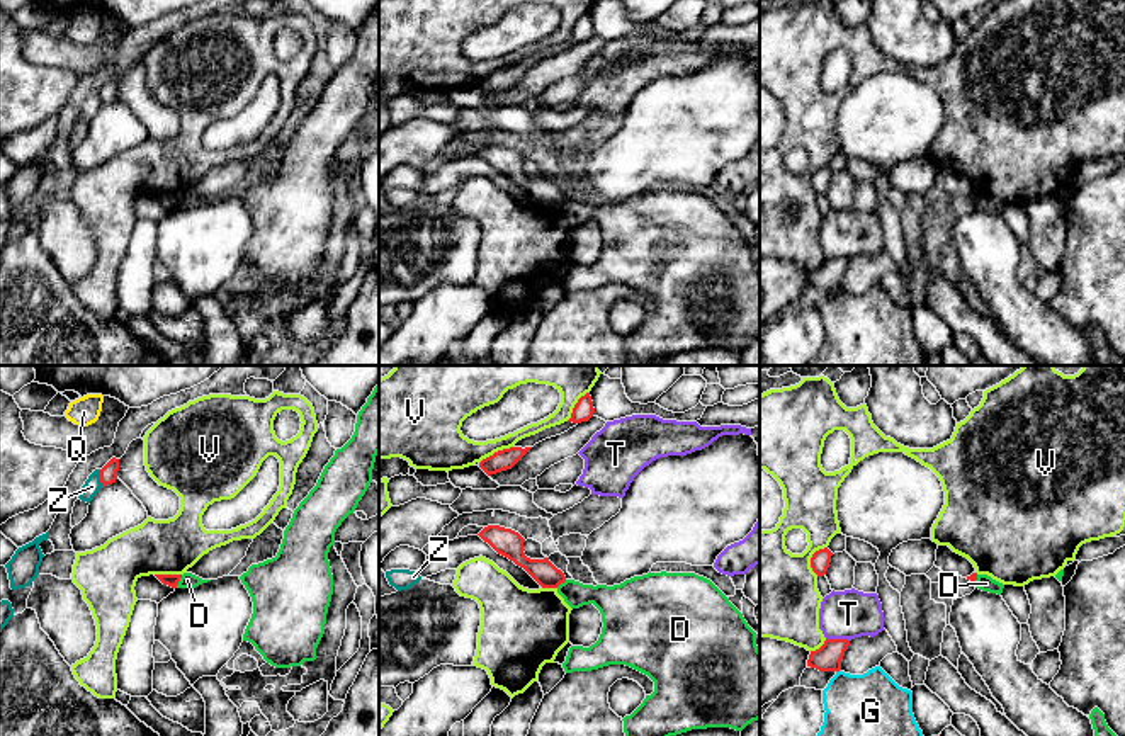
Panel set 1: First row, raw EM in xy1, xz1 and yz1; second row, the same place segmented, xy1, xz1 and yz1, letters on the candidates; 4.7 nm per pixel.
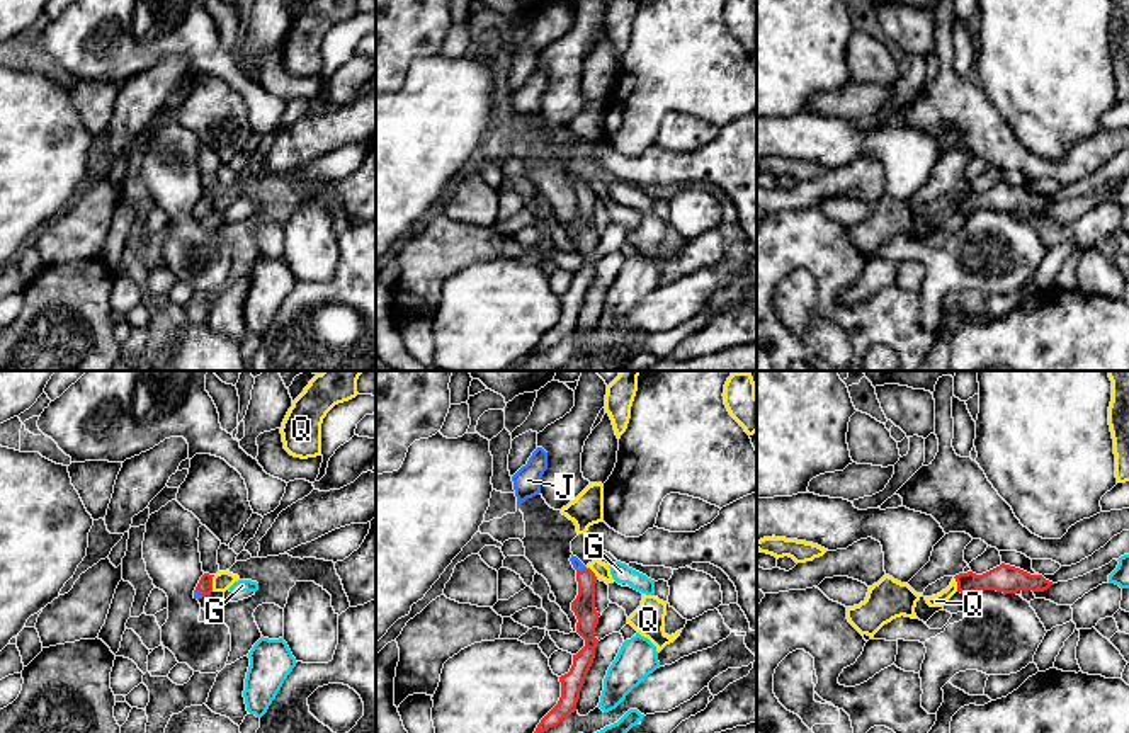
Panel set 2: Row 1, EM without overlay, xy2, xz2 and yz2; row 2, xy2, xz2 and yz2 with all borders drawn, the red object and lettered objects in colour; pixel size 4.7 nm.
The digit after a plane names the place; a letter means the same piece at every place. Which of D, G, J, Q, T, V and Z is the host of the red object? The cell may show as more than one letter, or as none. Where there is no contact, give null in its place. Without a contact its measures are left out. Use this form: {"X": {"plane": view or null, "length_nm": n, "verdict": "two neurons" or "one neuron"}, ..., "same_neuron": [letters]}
{"D": {"plane": "xy1", "length_nm": 70, "verdict": "two neurons"}, "G": {"plane": "yz1", "length_nm": 30, "verdict": "two neurons"}, "J": {"plane": "xz2", "length_nm": 50, "verdict": "one neuron"}, "Q": {"plane": "xy2", "length_nm": 80, "verdict": "two neurons"}, "T": {"plane": "yz1", "length_nm": 110, "verdict": "two neurons"}, "V": {"plane": "yz1", "length_nm": 150, "verdict": "two neurons"}, "Z": {"plane": "xy1", "length_nm": 80, "verdict": "two neurons"}, "same_neuron": ["J"]}

